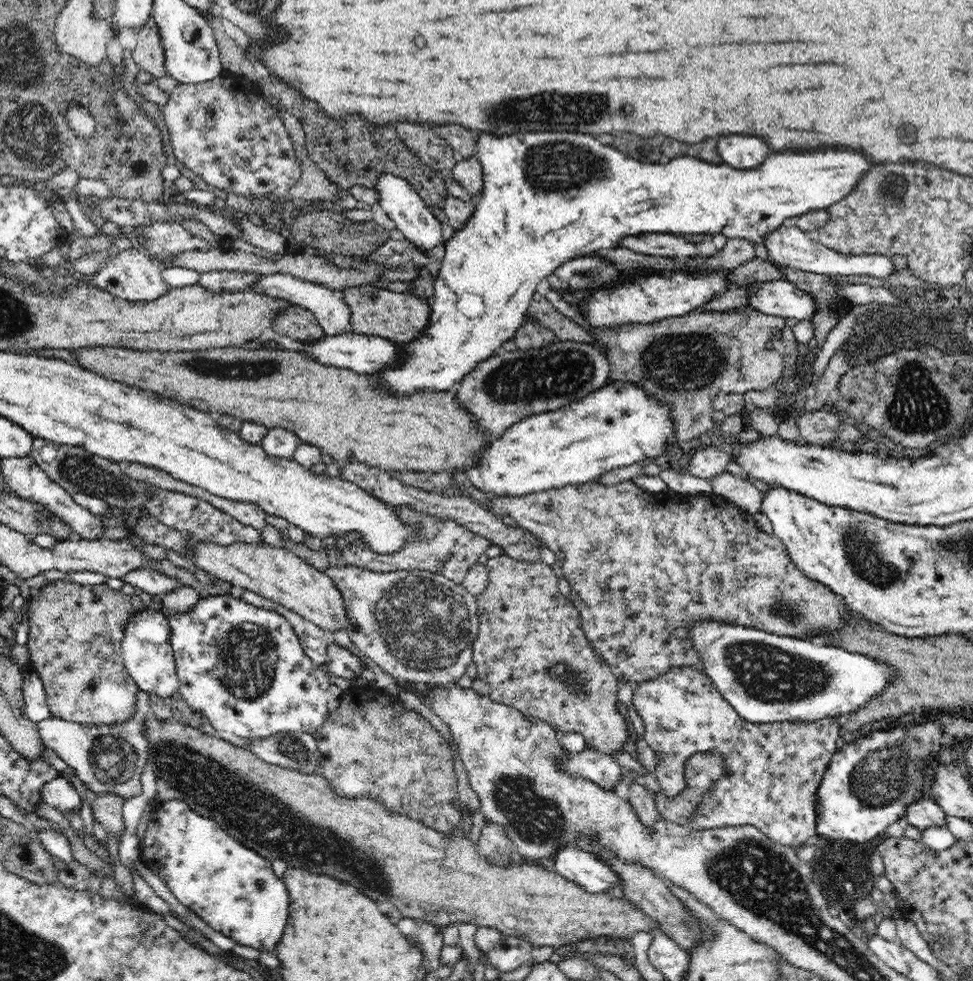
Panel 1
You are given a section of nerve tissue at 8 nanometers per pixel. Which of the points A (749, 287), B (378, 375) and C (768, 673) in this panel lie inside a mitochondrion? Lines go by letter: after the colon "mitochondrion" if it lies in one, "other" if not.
A: other
B: other
C: mitochondrion

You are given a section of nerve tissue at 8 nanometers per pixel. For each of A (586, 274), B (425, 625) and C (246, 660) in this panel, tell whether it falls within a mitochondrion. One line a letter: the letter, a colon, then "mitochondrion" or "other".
A: mitochondrion
B: mitochondrion
C: mitochondrion

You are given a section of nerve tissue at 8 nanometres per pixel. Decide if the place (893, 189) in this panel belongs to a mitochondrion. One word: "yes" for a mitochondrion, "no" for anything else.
yes

